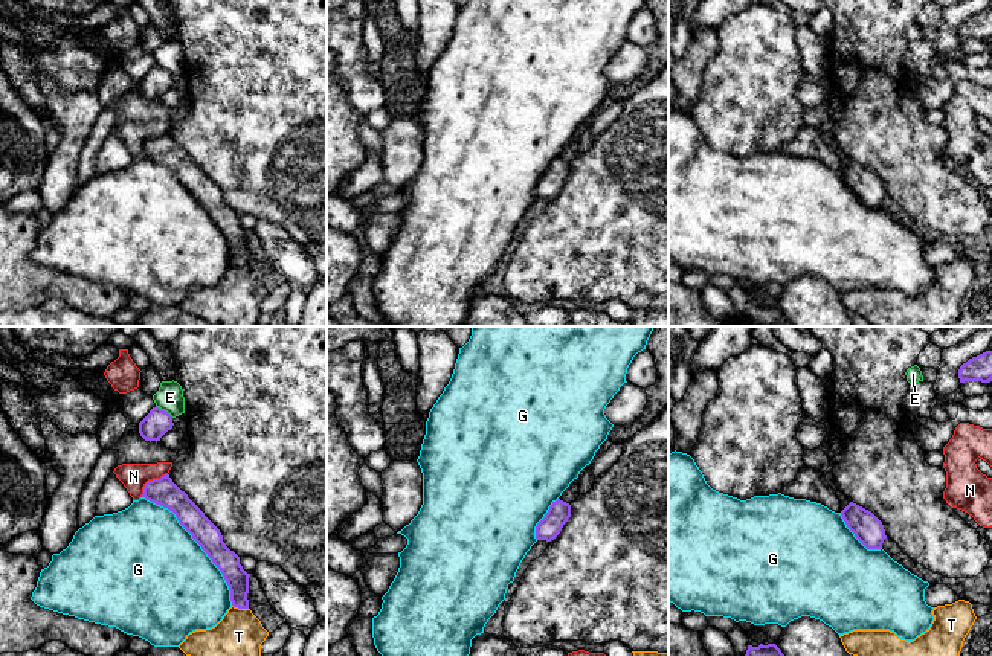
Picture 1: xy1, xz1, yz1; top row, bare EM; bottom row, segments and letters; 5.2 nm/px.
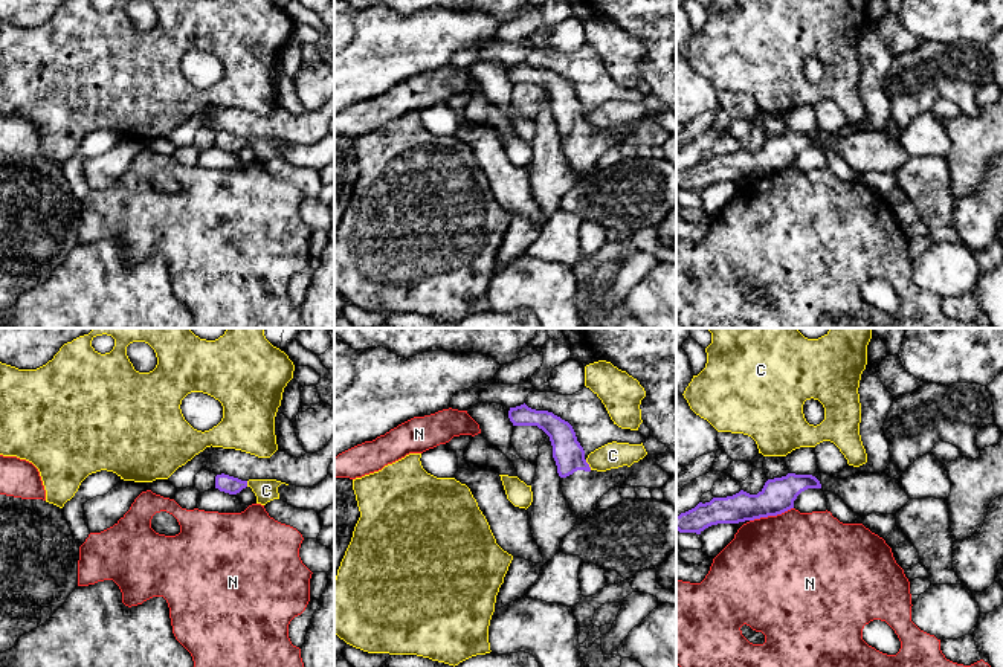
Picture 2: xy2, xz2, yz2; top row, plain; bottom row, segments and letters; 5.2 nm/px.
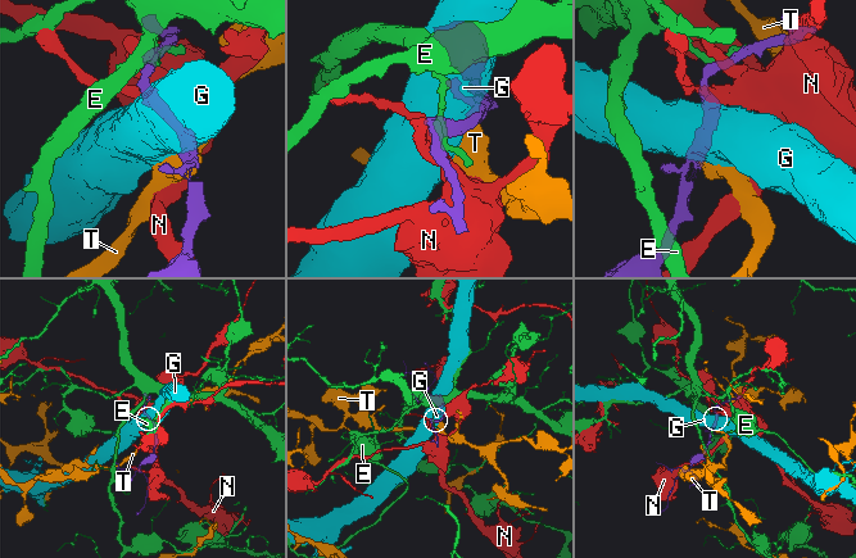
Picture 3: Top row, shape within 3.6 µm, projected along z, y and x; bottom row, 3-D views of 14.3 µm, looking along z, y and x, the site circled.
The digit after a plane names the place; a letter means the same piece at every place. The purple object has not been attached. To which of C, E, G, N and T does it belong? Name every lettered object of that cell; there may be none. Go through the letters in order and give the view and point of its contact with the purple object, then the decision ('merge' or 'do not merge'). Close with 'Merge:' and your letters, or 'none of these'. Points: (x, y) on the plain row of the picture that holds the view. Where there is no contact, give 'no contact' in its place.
C: xz2 (588, 122) | do not merge
E: xy1 (164, 69) | do not merge
G: xy1 (197, 200) | do not merge
N: yz2 (771, 173) | do not merge
T: xy1 (240, 266) | do not merge
Merge: none of these

